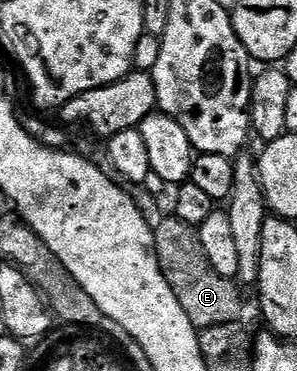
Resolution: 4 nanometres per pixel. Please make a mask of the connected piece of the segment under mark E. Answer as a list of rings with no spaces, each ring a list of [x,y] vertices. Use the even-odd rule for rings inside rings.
[[[165,218],[155,233],[162,274],[166,282],[170,282],[170,290],[174,290],[192,325],[197,330],[203,330],[224,323],[237,323],[244,312],[241,285],[235,279],[218,274],[218,270],[210,266],[210,258],[206,258],[206,250],[202,250],[199,231],[177,218]]]

